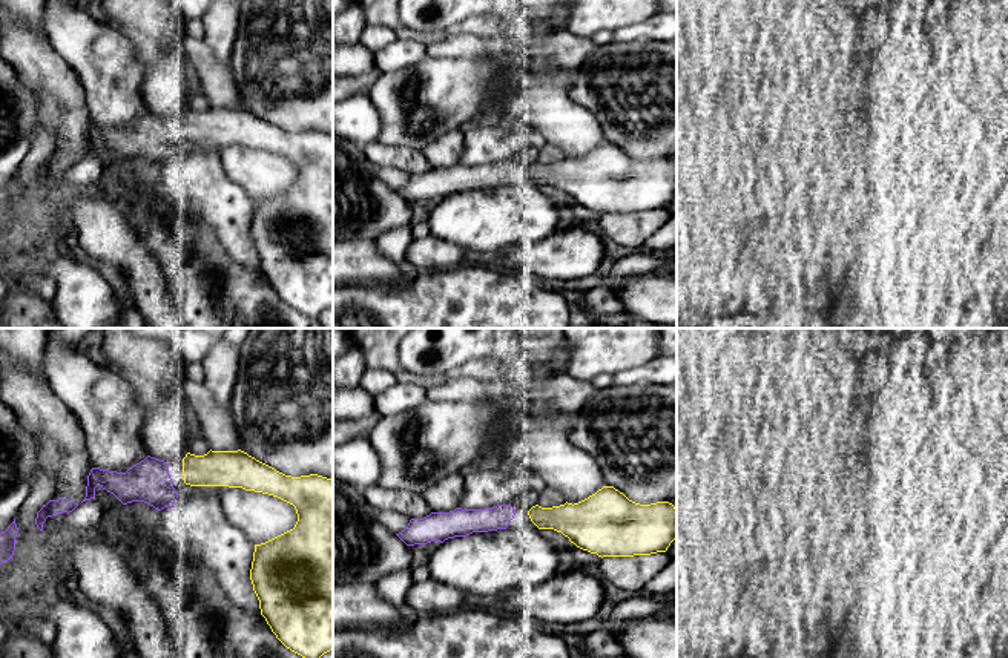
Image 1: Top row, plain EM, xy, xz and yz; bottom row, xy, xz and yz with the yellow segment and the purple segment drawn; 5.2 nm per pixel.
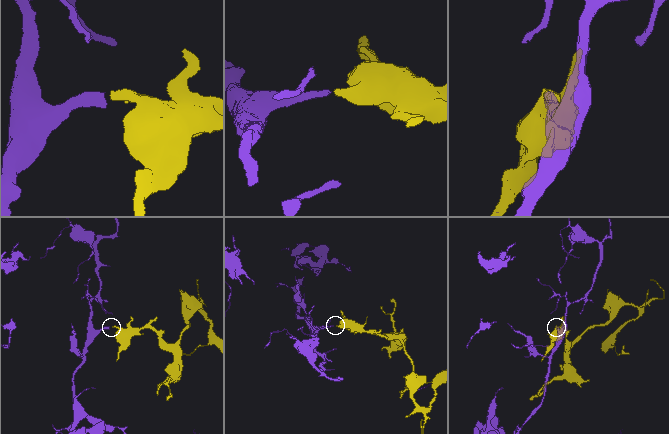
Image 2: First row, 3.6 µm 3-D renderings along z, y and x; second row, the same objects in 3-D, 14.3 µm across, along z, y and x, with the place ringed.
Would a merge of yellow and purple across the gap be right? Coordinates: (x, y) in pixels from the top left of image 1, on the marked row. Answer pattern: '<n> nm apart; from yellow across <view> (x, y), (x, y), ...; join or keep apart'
60 nm apart; from yellow across xy (184, 482), (172, 483); join

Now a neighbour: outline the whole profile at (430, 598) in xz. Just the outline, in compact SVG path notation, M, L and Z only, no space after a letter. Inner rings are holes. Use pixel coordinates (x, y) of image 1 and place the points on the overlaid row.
M430 578L410 586L407 604L411 606L420 618L433 618L462 610L466 597L466 592L451 586L443 586Z

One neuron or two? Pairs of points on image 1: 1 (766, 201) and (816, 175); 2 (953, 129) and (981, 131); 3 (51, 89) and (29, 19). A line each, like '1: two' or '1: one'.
1: two
2: two
3: two

